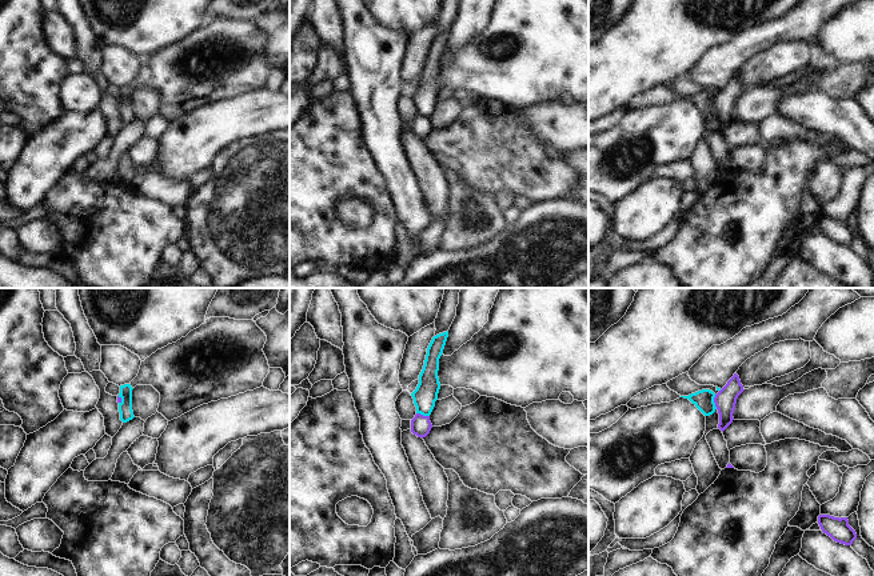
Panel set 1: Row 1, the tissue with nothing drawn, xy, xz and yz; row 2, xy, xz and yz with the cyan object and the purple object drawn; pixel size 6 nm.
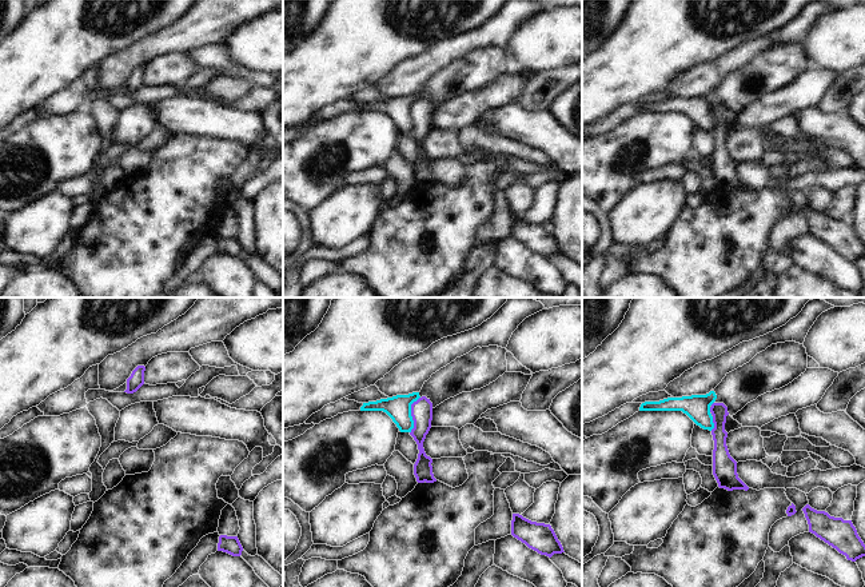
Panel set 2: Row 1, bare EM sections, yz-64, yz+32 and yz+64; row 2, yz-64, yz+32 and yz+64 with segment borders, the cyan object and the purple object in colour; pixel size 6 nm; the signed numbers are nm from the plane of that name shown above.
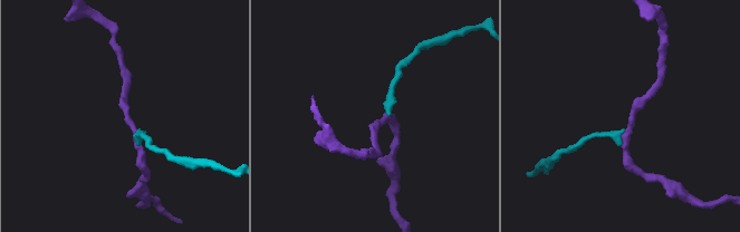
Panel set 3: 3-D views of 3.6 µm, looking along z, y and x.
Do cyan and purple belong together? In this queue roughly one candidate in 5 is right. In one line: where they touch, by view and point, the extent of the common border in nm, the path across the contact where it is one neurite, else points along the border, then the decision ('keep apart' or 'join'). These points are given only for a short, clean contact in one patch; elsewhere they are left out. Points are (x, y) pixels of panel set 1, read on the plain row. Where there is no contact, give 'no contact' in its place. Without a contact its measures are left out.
yz (713, 103) | 90 nm | along yz (714, 96), (714, 107), (717, 110) | keep apart

